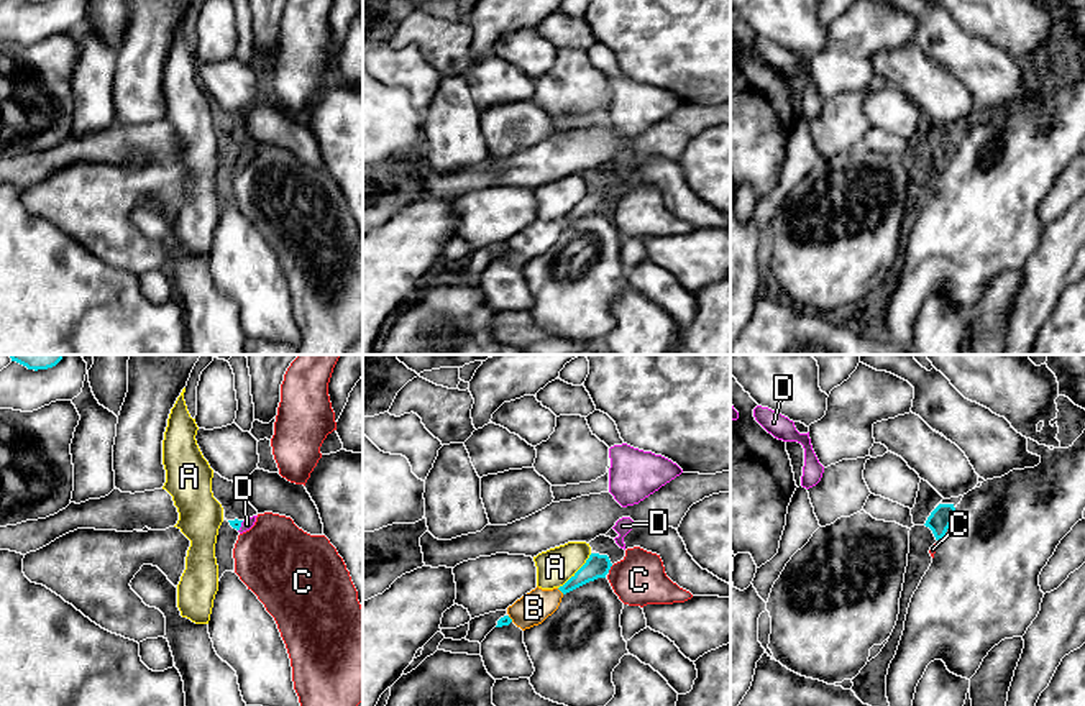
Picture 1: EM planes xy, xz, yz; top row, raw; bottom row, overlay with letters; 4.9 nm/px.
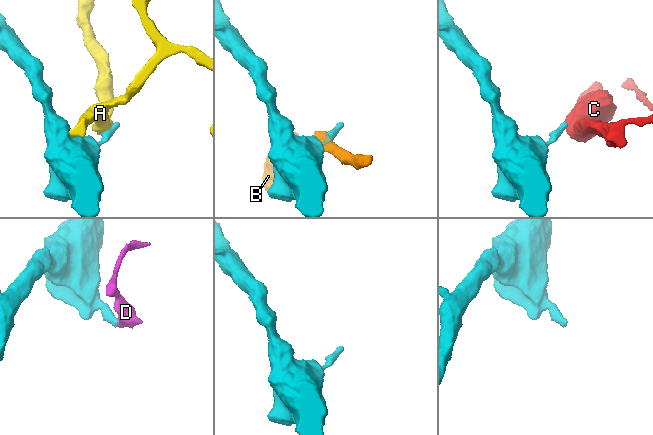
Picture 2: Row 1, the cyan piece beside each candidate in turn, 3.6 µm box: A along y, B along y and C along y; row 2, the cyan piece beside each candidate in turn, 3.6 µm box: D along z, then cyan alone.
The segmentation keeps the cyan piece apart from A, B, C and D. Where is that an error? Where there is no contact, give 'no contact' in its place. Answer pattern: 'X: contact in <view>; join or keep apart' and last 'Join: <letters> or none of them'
A: contact in xz; keep apart
B: contact in xz; keep apart
C: contact in xz; keep apart
D: contact in xy; join
Join: D

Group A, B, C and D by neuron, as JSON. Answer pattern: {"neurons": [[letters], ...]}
{"neurons": [["A"], ["B"], ["C"], ["D"]]}

